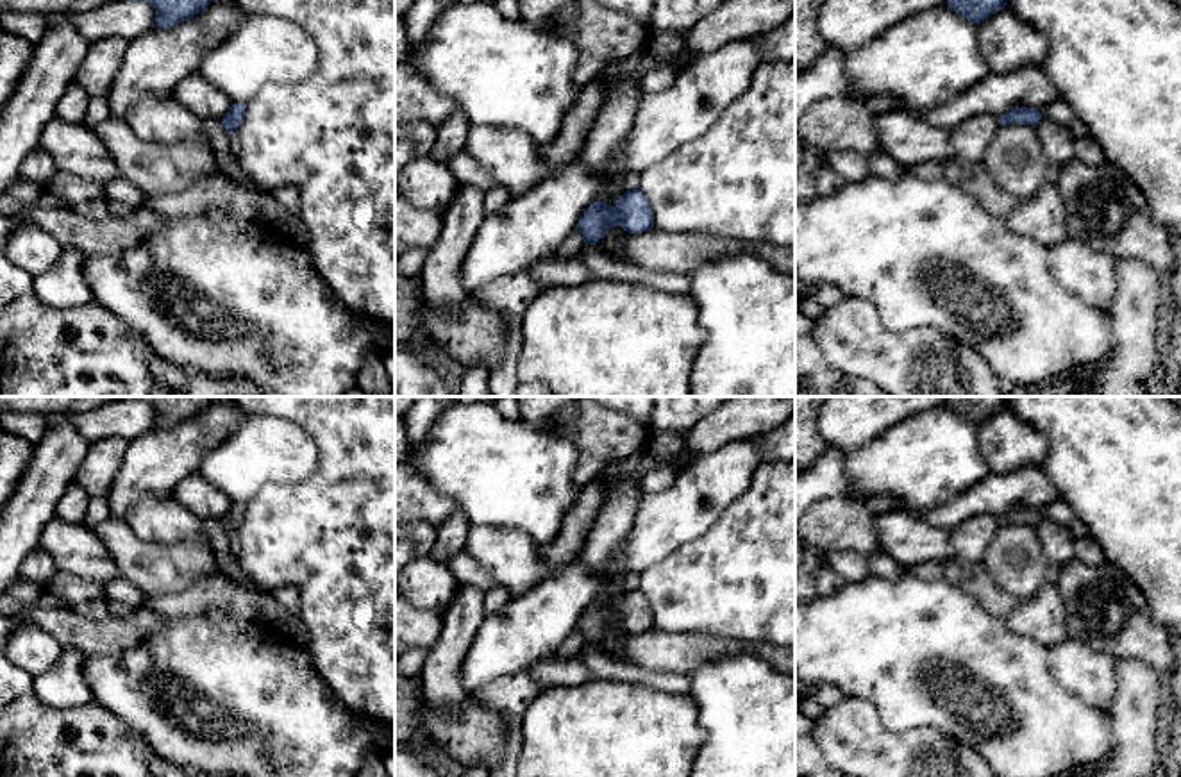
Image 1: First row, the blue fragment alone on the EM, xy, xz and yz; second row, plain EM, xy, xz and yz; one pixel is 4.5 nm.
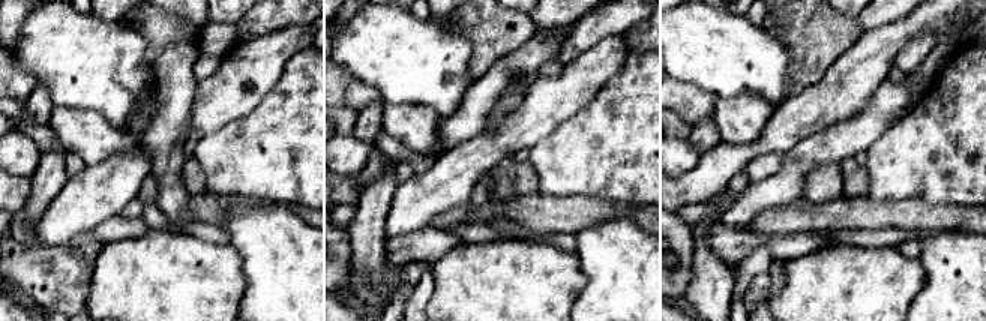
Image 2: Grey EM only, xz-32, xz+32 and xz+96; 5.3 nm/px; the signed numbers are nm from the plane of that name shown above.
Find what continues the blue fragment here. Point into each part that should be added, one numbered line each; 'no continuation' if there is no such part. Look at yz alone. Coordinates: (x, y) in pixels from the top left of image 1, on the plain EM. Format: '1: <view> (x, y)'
no continuation

